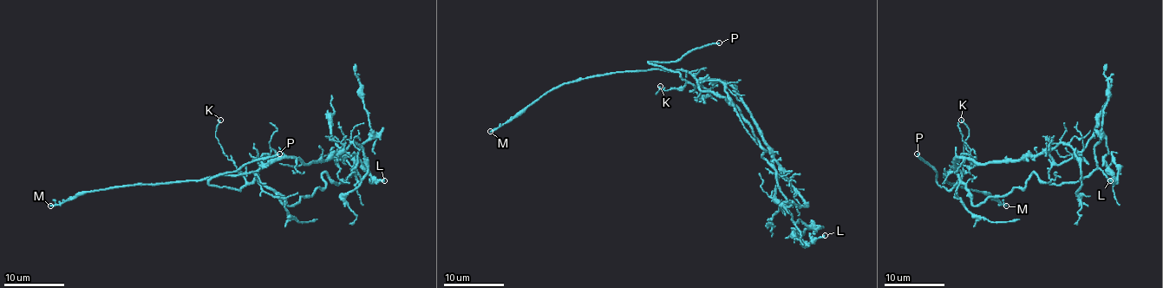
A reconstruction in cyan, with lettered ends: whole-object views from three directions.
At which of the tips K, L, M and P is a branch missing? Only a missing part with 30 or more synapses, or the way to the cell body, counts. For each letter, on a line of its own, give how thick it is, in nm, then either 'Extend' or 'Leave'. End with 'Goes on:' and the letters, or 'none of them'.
K: Thickness 130 nm. Leave
L: Thickness 240 nm. Leave
M: Thickness 110 nm. Leave
P: Thickness 200 nm. Extend
Goes on: P

